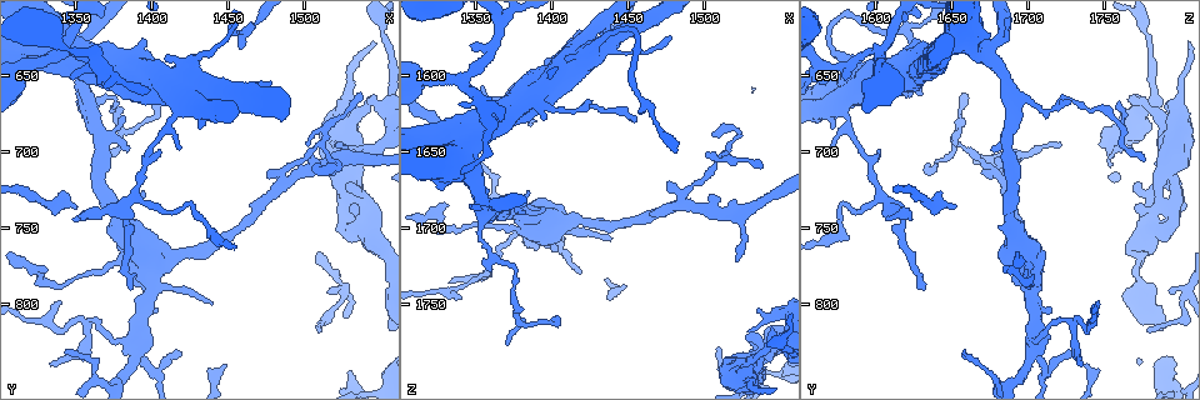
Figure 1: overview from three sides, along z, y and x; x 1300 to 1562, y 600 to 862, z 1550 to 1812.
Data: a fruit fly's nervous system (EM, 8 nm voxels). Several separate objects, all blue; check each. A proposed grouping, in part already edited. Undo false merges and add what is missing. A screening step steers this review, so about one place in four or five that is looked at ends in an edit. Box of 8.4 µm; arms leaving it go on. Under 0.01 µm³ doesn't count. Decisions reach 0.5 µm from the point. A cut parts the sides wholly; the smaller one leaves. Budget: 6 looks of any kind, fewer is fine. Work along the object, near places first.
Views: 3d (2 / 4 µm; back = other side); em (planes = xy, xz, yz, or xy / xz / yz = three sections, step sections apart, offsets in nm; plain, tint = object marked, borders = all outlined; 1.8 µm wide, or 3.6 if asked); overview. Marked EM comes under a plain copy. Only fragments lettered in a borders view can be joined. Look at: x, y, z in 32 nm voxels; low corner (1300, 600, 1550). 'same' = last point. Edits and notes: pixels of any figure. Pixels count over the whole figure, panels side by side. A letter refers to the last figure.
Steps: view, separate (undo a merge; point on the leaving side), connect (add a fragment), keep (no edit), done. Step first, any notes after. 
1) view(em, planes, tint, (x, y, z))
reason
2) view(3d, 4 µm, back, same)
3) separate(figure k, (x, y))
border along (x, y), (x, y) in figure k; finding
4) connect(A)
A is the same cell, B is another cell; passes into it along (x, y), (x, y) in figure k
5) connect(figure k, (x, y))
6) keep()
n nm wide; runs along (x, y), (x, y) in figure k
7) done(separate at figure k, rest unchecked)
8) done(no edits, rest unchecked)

view(em, 3.6 µm, planes, borders, (1400, 670, 1762))

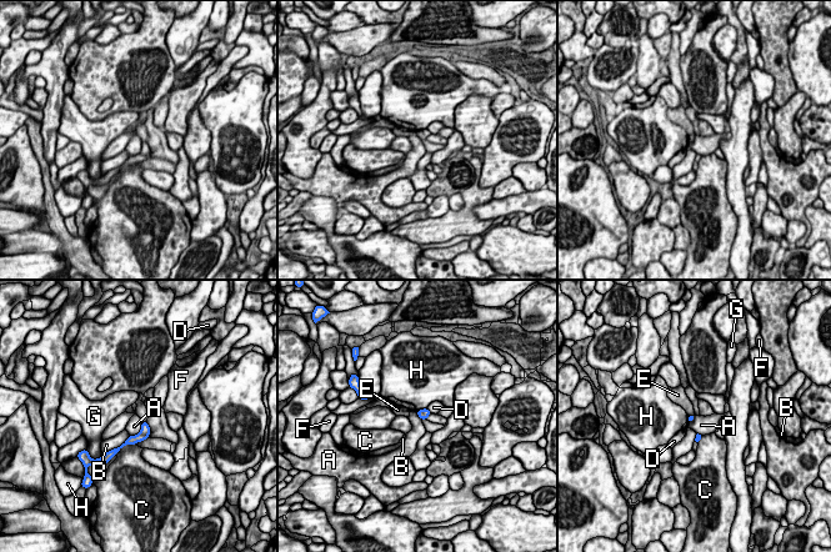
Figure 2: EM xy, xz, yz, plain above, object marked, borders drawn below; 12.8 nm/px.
keep()
90 nm wide; A, B, C, D, E, F, G and H are other cells; none of them fits

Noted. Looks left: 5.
view(em, yz, step 16, borders, (1542, 670, 1776))
thick turns thin

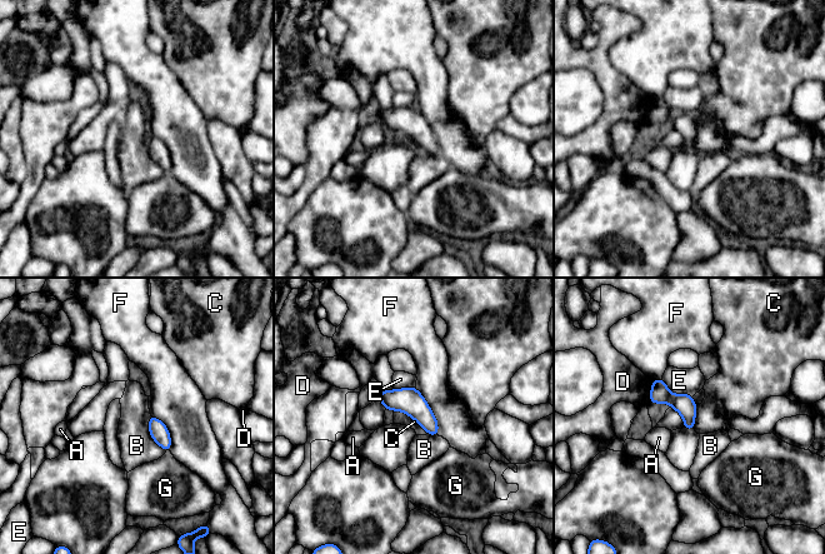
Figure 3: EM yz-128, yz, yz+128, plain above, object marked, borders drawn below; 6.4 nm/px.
separate(figure 3, (684, 404))
A, B, C, D, E, F and G are other cells; border along (673, 394), (669, 403) in figure 3; a second neuron is stuck on

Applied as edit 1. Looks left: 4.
view(overview)
see it whole again

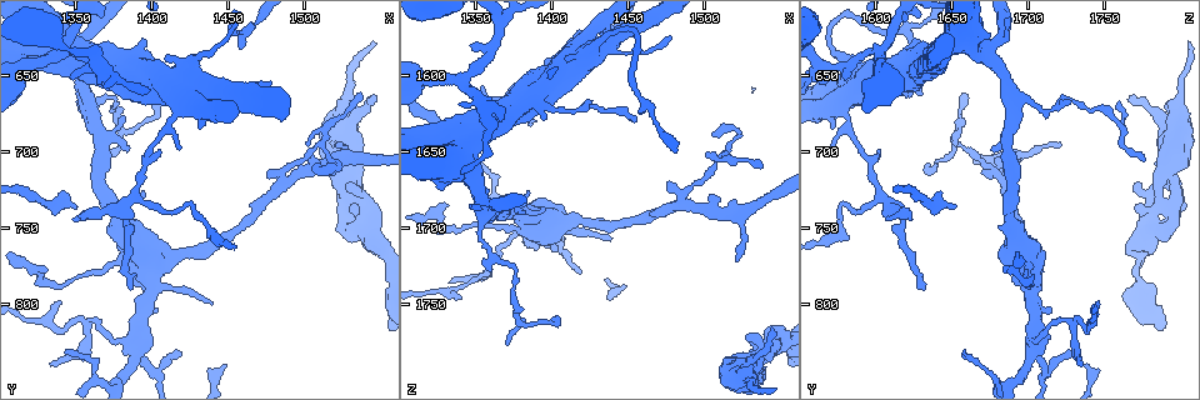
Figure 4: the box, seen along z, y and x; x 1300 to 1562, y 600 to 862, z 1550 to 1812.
view(3d, 4 µm, (1532, 752, 1786))
touches itself

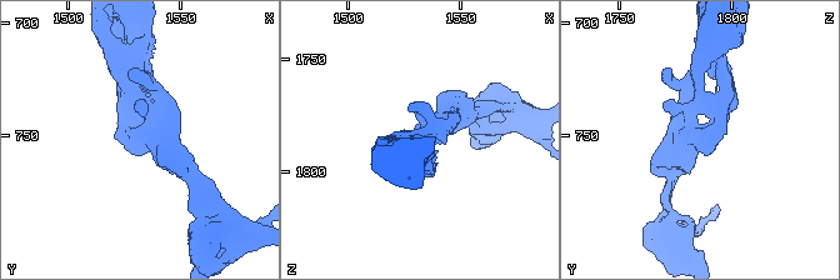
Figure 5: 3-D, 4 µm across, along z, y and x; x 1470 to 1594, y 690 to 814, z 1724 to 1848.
view(em, planes, borders, (1532, 750, 1787))
shape alone is not enough

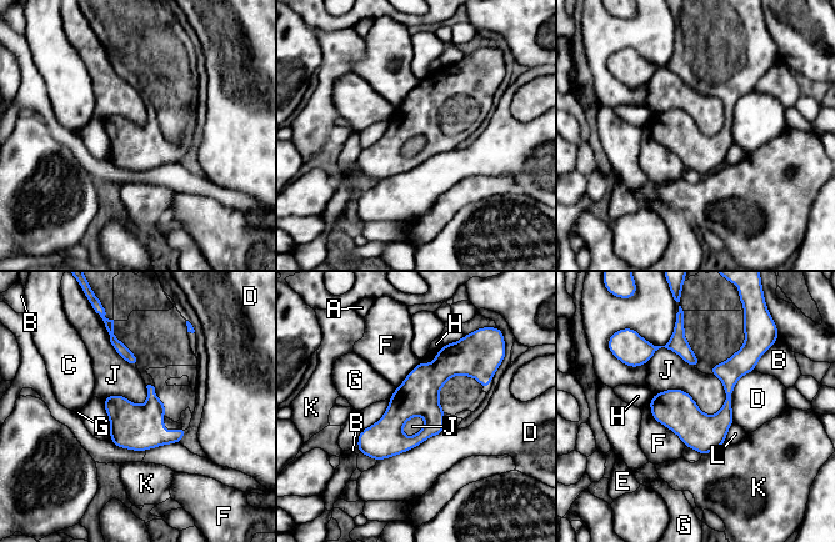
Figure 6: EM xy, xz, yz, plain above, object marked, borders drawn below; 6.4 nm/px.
keep()
A, B, C, D, E, F, G, H, J, K and L are other cells; runs along (455, 347), (451, 359), (363, 450) in figure 6; one neuron here

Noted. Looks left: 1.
done(separate at figure 3, rest unchecked)

